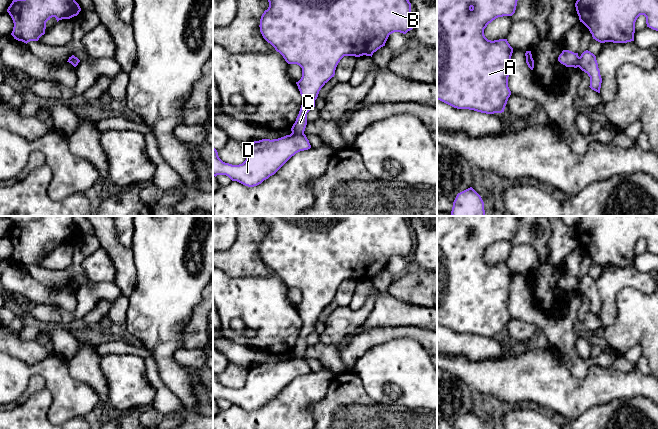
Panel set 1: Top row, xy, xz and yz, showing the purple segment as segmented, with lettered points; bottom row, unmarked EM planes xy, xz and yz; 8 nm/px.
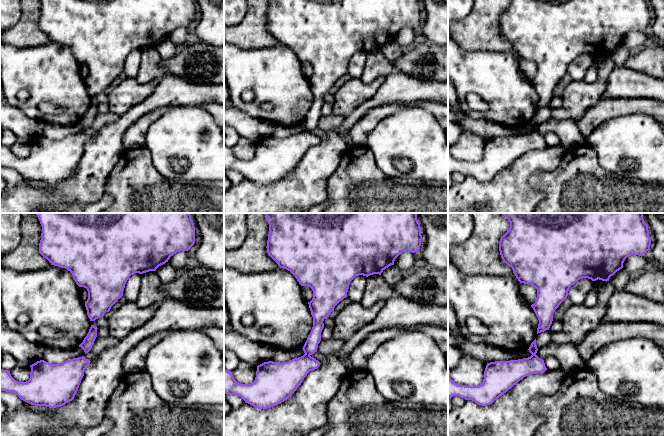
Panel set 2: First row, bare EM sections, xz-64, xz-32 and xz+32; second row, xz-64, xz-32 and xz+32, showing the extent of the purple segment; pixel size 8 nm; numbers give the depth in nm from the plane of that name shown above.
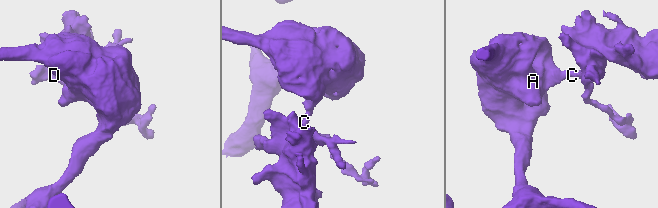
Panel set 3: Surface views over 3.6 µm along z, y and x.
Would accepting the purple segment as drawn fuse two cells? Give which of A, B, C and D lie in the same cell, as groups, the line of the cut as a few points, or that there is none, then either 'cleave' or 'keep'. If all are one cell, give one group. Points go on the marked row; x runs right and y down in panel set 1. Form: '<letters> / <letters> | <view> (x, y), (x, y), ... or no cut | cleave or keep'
A B C / D | xz (292, 132), (303, 134) | cleave

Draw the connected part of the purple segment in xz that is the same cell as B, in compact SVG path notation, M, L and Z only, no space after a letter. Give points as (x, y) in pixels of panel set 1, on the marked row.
M268 0L268 2L269 7L262 14L259 25L263 38L283 56L288 64L297 64L302 68L302 77L296 82L302 96L302 105L296 121L291 128L292 133L295 134L304 134L307 125L307 113L315 107L315 100L318 97L319 91L332 77L334 77L336 67L344 56L360 57L366 55L372 57L374 52L385 46L390 34L394 32L406 34L413 29L413 15L409 0Z

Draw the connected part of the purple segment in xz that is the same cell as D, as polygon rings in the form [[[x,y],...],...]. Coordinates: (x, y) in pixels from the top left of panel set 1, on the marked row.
[[[305,134],[262,139],[249,144],[246,160],[239,165],[223,162],[213,148],[213,176],[226,175],[232,181],[254,187],[274,175],[296,153],[310,148]]]

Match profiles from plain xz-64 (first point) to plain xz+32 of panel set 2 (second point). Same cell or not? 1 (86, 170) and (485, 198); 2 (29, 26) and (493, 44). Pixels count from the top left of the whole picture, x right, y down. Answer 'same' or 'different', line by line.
1: same
2: same

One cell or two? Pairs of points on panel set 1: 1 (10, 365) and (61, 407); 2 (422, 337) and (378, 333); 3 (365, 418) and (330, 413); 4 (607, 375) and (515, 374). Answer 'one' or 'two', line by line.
1: one
2: one
3: one
4: one

